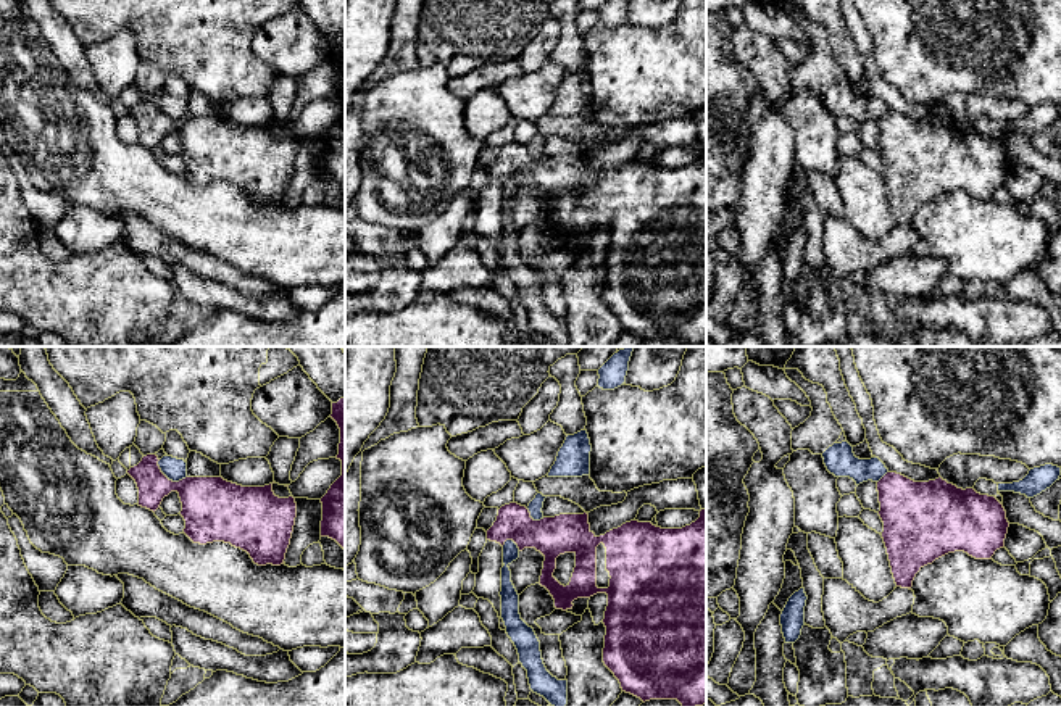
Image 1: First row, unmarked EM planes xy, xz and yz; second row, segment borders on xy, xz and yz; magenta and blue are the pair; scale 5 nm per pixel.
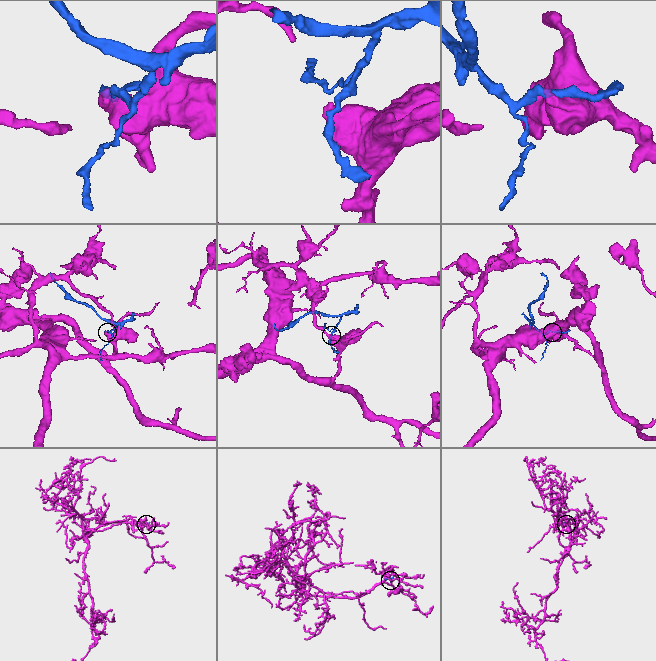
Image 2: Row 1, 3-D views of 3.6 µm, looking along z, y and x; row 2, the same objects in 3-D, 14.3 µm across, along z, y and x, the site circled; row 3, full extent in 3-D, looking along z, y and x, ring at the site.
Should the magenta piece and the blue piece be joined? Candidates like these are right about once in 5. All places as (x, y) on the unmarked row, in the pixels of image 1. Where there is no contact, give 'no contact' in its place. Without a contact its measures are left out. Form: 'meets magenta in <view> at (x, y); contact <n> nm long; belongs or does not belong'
meets magenta in xy at (166, 116); contact 170 nm long; does not belong

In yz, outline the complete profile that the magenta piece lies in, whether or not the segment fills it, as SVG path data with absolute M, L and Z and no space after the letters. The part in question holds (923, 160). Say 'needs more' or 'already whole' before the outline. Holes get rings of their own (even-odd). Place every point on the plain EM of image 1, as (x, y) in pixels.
already whole | M887 111L877 131L897 226L911 229L916 213L948 192L992 198L1005 185L1009 161L995 135L958 127L942 116L914 121L897 111Z

